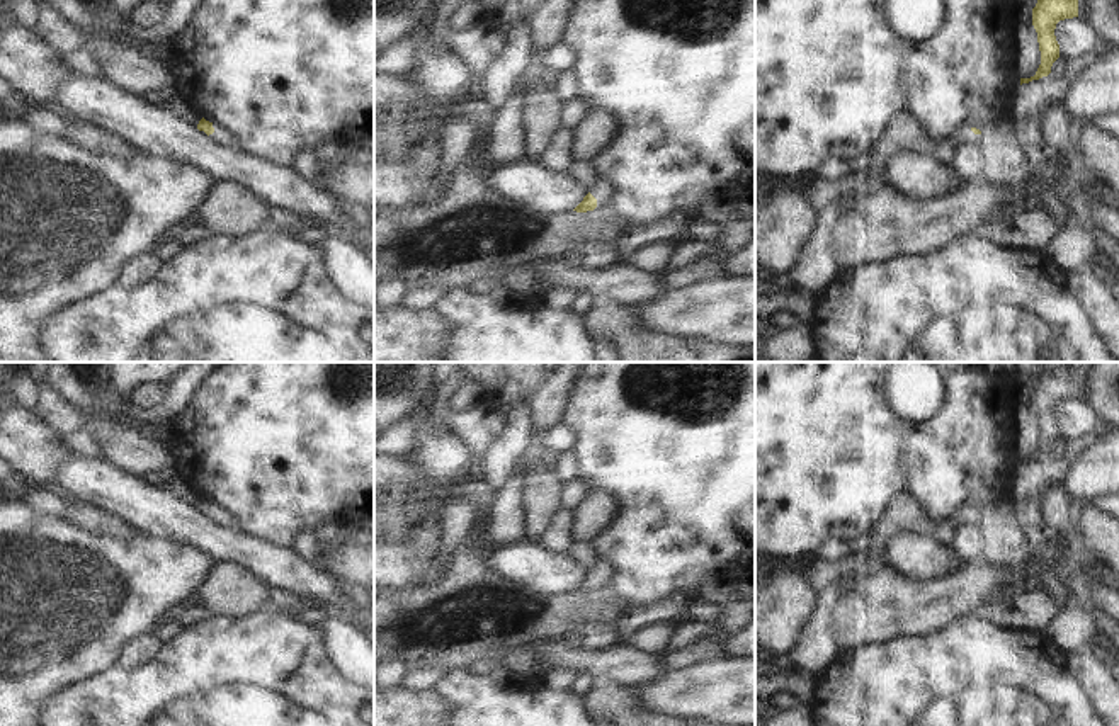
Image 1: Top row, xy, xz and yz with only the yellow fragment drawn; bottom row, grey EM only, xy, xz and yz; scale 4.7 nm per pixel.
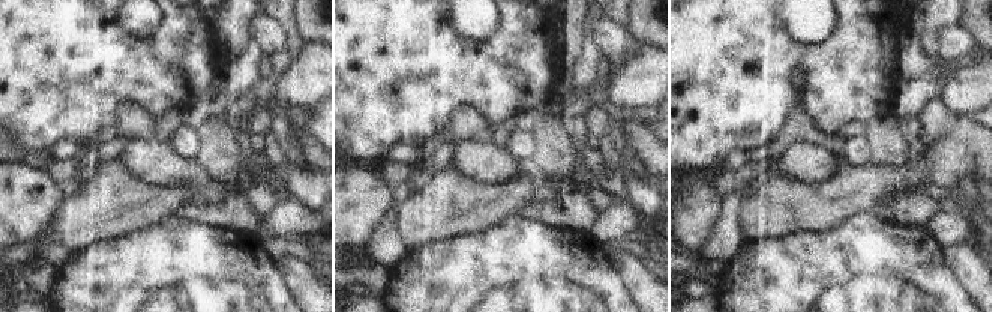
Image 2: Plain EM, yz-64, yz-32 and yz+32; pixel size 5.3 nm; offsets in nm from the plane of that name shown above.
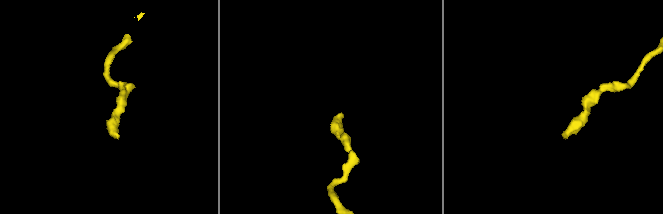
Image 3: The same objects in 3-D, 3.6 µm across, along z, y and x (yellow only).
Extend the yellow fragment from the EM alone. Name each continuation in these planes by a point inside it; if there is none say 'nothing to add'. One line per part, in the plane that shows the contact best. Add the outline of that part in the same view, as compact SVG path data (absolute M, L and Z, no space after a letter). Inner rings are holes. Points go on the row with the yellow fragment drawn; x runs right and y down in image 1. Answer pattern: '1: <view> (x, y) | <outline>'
1: xy (220, 136) | M213 124L213 128L214 128L214 133L209 134L213 143L216 143L221 148L235 148L236 146L236 143L230 133L226 133L223 128L218 128L216 124Z

